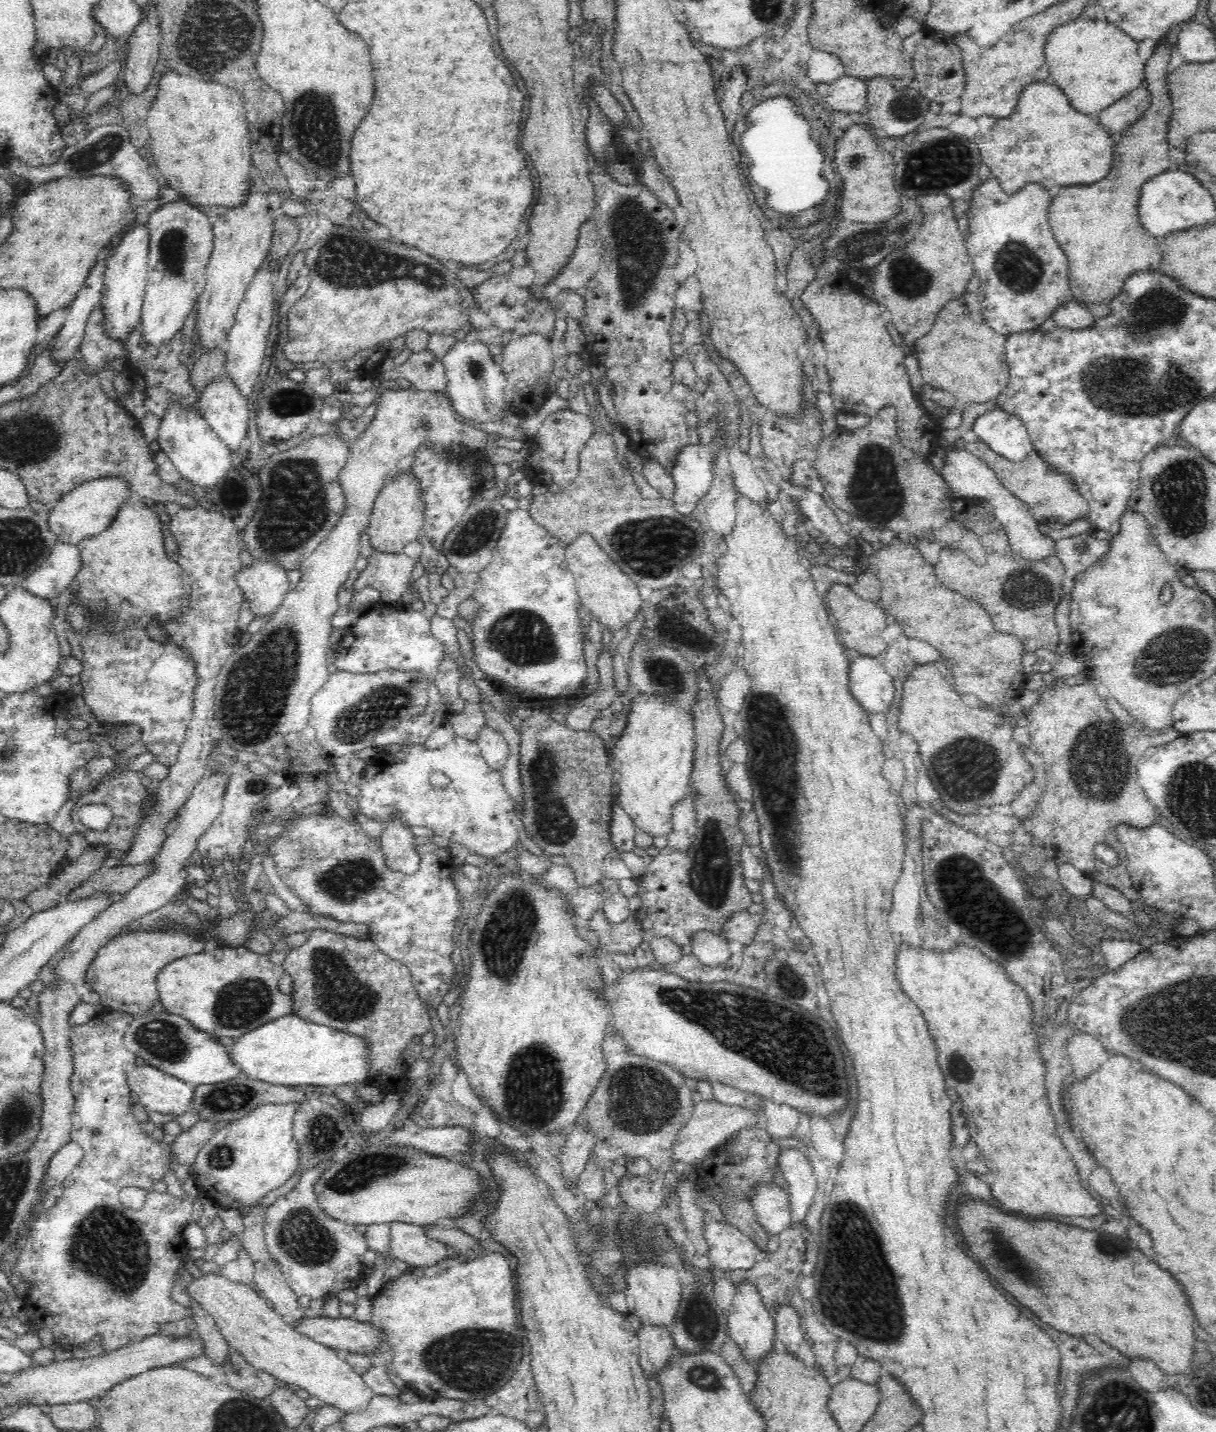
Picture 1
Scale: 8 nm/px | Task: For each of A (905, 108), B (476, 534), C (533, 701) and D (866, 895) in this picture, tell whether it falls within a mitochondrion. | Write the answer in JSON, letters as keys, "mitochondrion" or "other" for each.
{"A":"mitochondrion","B":"mitochondrion","C":"other","D":"other"}

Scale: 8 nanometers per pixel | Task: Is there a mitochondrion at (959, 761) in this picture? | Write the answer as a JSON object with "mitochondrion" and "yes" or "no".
{"mitochondrion":"yes"}

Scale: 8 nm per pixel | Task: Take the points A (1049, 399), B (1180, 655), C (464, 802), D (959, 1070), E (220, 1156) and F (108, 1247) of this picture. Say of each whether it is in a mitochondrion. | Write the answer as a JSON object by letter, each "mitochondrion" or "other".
{"A":"other","B":"mitochondrion","C":"other","D":"mitochondrion","E":"mitochondrion","F":"mitochondrion"}

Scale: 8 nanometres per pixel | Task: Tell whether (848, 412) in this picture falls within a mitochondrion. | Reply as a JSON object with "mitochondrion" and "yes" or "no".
{"mitochondrion":"no"}

